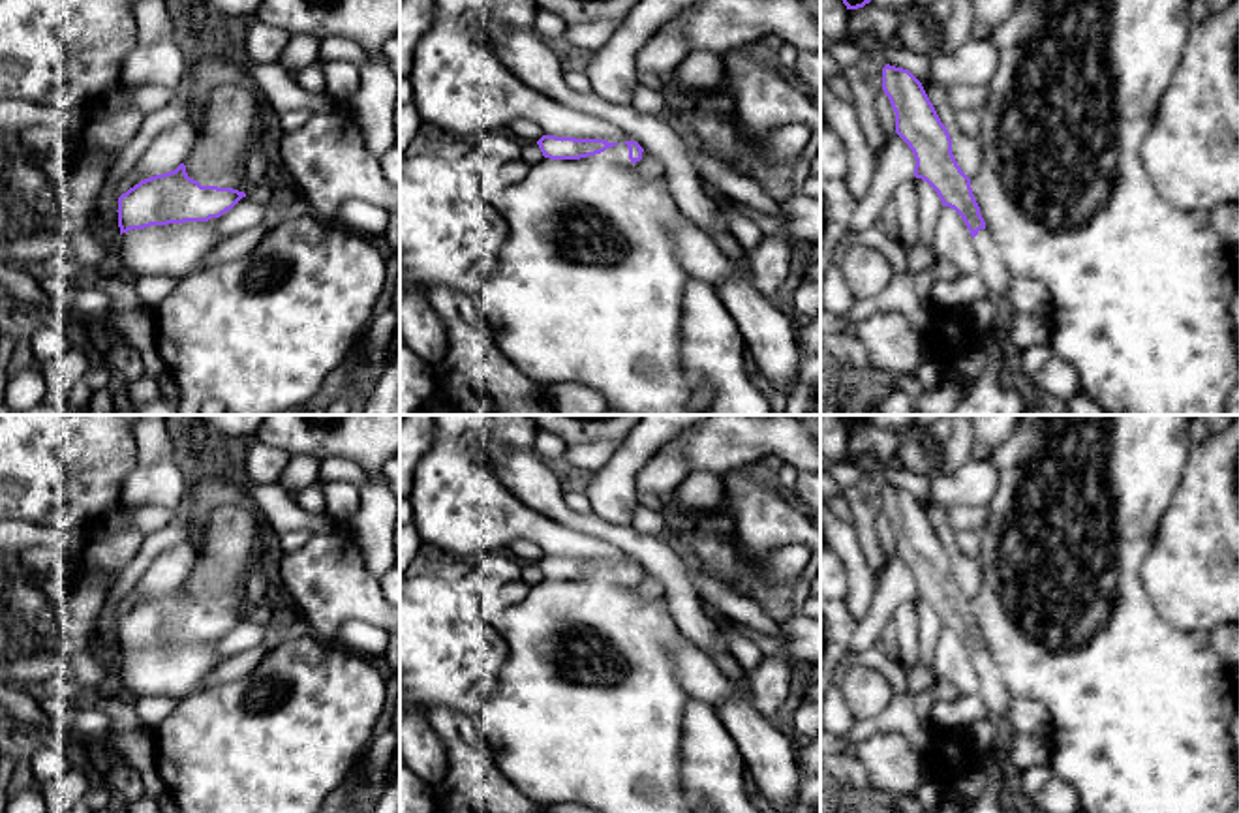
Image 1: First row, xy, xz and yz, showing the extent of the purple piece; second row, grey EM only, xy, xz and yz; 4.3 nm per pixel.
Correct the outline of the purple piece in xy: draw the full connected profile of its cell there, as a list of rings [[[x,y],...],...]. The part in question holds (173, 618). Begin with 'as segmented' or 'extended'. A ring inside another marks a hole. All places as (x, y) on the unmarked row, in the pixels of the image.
as segmented; [[[186,586],[141,601],[118,618],[120,655],[150,646],[208,642],[231,631],[244,612],[201,606],[190,599]]]

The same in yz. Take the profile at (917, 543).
extended; [[[886,484],[882,488],[882,511],[895,533],[895,554],[914,575],[914,597],[937,612],[942,627],[954,629],[963,638],[980,680],[978,695],[989,713],[1006,719],[1014,697],[986,650],[971,599],[957,586],[950,554],[922,503],[909,490]]]

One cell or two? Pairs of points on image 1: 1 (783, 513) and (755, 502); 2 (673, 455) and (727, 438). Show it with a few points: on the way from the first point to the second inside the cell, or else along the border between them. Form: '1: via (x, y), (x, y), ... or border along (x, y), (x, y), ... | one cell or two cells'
1: via (776, 513), (763, 509) | one cell
2: border along (671, 440), (684, 451), (689, 470) | two cells

